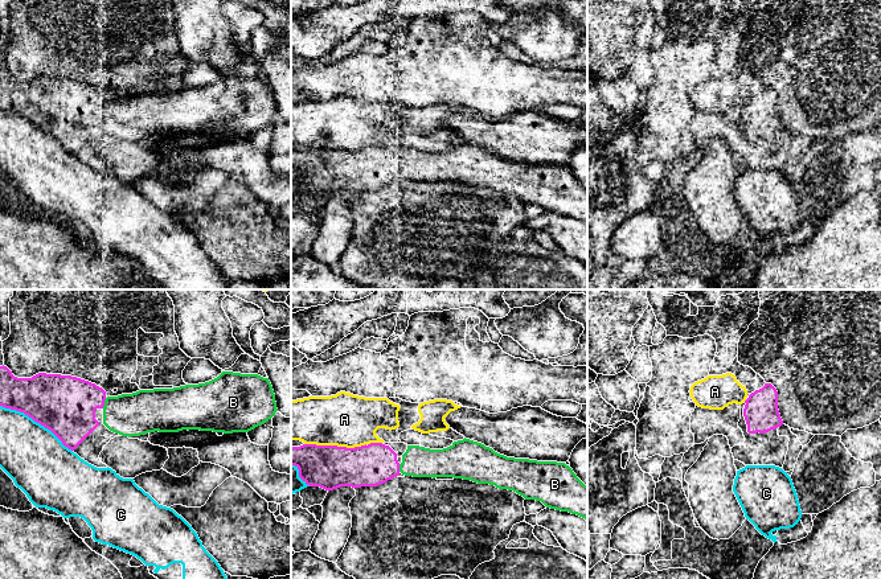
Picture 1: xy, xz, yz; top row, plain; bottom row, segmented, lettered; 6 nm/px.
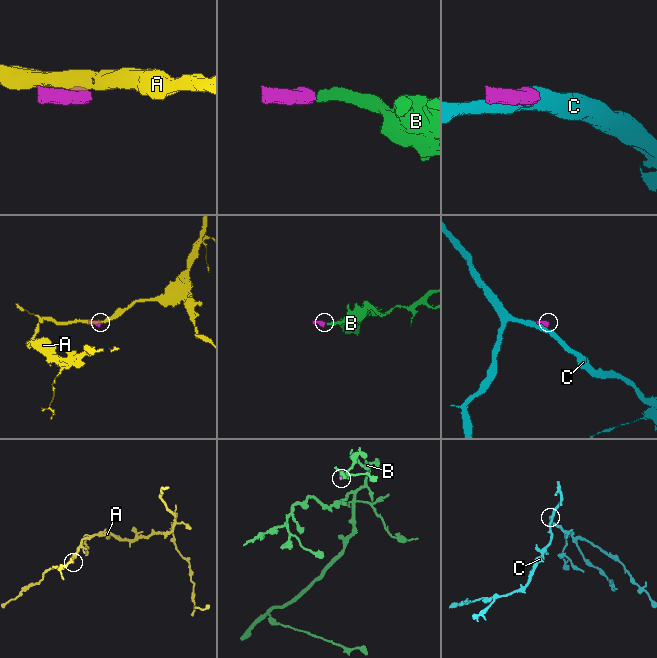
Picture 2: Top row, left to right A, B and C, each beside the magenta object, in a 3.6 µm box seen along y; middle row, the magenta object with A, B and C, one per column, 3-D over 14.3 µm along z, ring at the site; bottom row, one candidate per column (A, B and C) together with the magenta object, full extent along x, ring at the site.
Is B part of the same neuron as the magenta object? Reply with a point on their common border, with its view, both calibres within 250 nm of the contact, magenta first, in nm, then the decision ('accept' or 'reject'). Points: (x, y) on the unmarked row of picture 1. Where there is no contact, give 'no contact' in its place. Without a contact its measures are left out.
contact xy (103, 107); calibres 360 and 260 nm; accept

